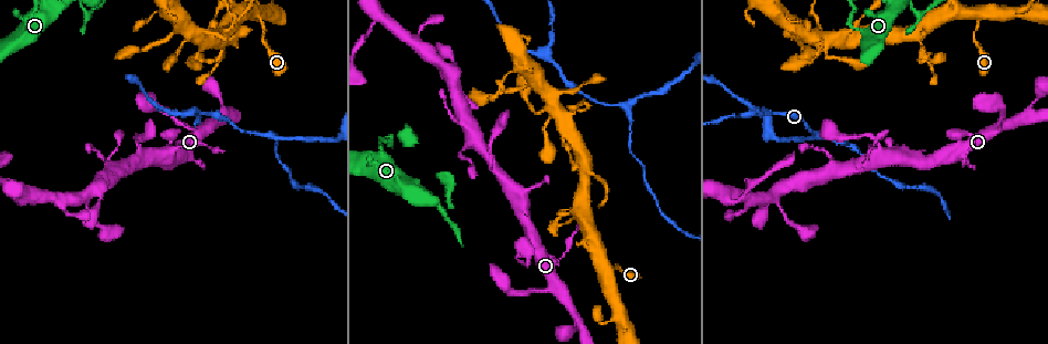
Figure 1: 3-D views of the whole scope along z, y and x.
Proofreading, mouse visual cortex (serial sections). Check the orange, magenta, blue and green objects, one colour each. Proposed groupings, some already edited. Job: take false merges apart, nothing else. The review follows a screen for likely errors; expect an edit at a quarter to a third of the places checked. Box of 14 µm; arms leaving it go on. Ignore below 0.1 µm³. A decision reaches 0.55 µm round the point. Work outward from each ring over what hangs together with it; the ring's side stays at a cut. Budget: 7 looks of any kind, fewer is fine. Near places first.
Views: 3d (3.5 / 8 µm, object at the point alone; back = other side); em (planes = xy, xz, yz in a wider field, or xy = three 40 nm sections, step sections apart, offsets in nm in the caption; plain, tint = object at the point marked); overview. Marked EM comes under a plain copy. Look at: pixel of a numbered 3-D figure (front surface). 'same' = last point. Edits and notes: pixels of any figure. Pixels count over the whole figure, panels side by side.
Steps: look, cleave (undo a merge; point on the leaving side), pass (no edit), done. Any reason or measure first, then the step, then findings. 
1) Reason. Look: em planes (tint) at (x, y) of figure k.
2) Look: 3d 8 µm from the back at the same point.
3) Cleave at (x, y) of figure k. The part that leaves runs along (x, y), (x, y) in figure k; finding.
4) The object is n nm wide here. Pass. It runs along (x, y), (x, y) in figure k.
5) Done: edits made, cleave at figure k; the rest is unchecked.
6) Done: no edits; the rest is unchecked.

Sharp bend. Look: 3d 3.5 µm at (913, 9) of figure 1.

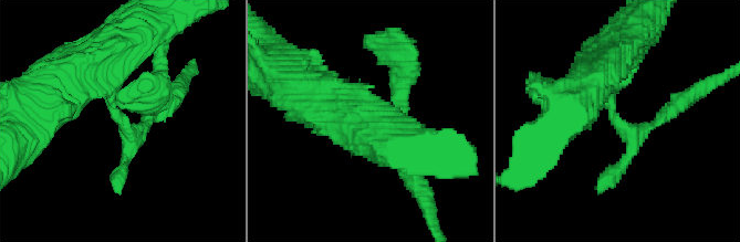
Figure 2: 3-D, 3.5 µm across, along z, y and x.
Look: em planes (tint) at (616, 116) of figure 2.

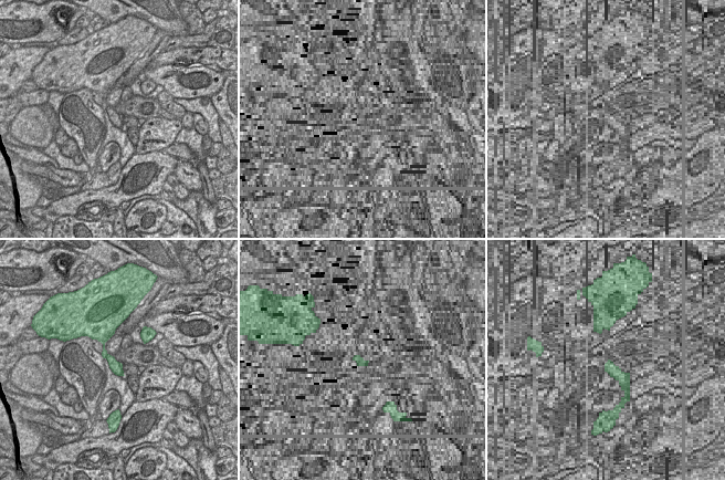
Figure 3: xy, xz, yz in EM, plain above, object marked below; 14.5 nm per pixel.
The object is 170 nm wide here. Cleave at (643, 130) of figure 2. The part that leaves runs along (612, 111), (638, 135), (680, 101) in figure 2; a second cell is stuck on.

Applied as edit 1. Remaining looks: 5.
Look: 3d 3.5 µm at (624, 103) of figure 1.

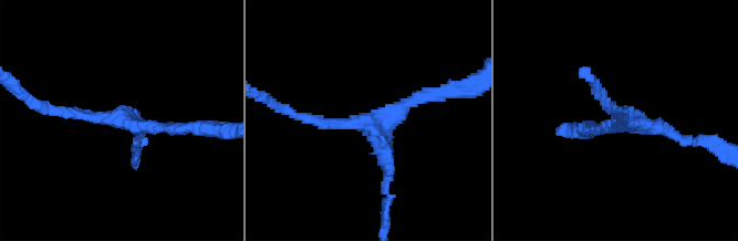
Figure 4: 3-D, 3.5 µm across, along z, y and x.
3 arms meet here; the arms are 150, 150, 200 nm wide. Look: em planes (tint) at (121, 123) of figure 4.

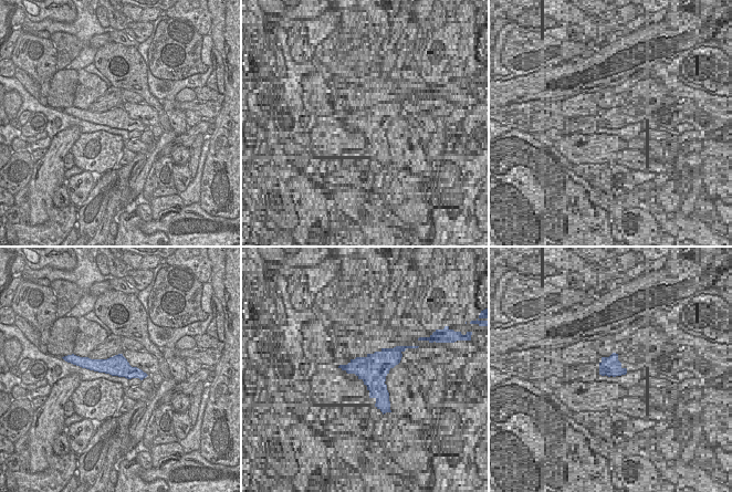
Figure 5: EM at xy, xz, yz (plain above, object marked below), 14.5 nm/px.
Pass. It runs along (83, 363), (119, 366), (143, 375) in figure 5; one cell here.

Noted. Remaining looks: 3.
Thick turns thin. Look: 3d 3.5 µm from the back at (608, 270) of figure 1.

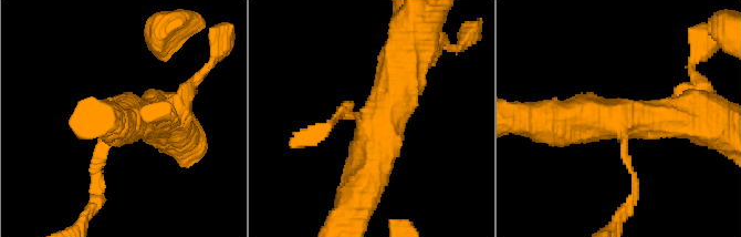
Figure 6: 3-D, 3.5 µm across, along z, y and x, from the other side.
3 arms meet here; the arms are 100, 500, 600 nm wide. Look: em xy step 5 (tint) at (614, 124) of figure 6.

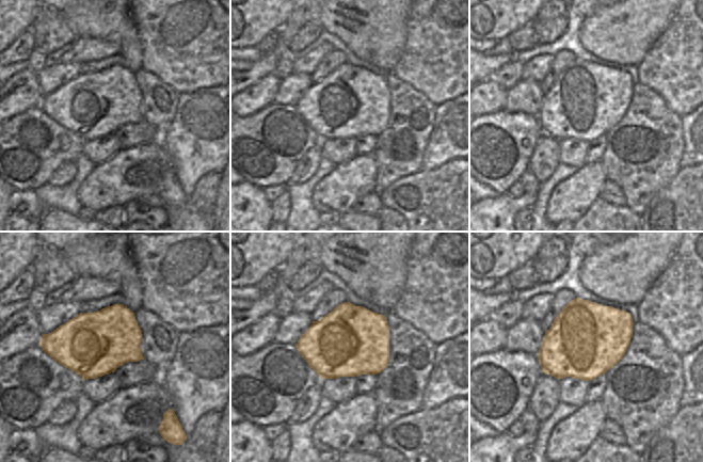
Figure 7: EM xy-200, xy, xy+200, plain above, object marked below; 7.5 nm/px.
The object is 550 nm wide here. Pass. It runs along (100, 185), (107, 137), (155, 117) in figure 6; one cell here.

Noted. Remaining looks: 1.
Done: edits made, cleave at figure 2; the rest is unchecked.

